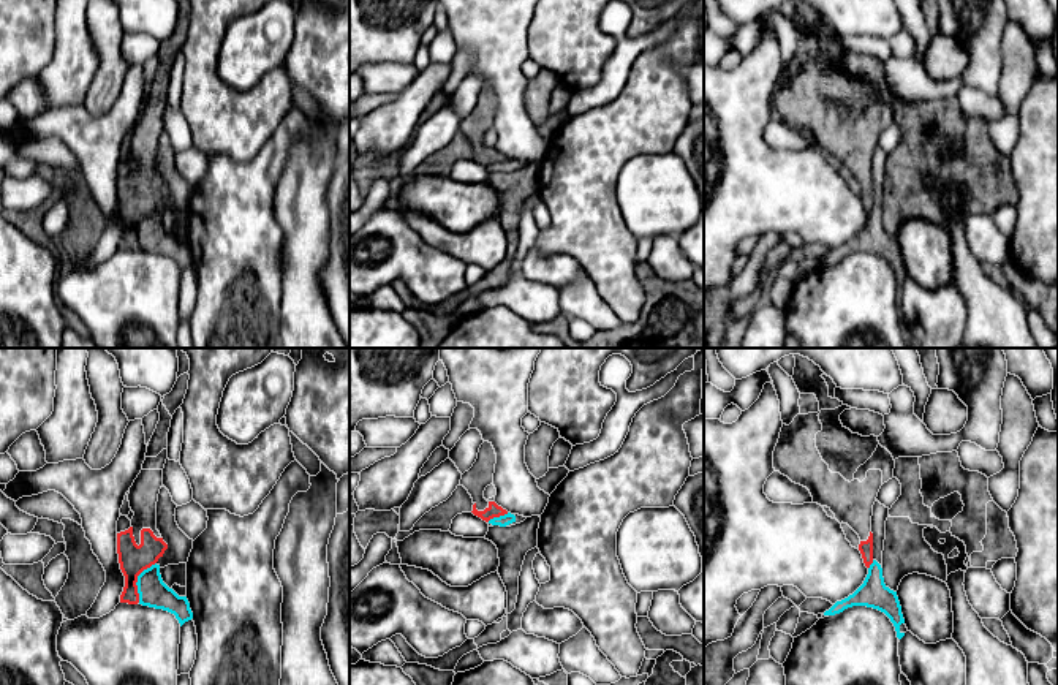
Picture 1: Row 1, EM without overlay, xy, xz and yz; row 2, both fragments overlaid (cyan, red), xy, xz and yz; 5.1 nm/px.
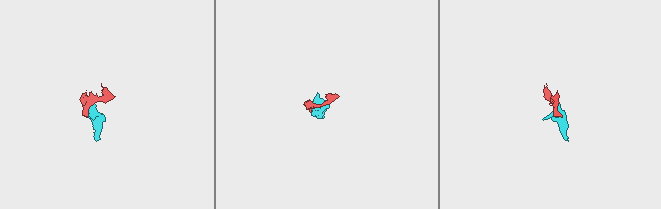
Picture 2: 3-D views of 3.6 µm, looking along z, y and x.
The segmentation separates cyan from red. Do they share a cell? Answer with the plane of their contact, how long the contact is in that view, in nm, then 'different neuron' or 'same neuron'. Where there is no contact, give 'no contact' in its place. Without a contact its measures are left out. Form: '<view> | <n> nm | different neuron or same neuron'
xy | 220 nm | different neuron

